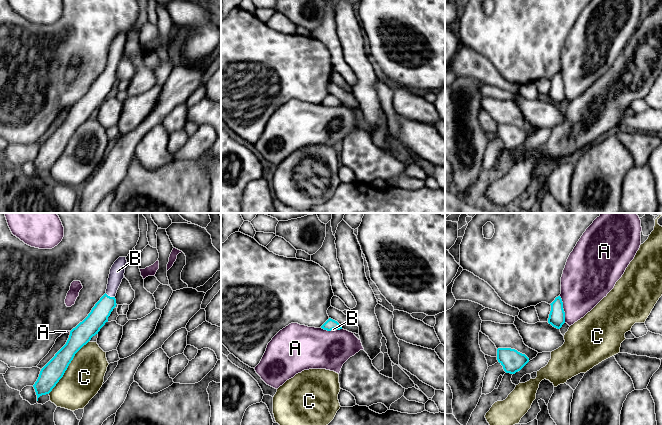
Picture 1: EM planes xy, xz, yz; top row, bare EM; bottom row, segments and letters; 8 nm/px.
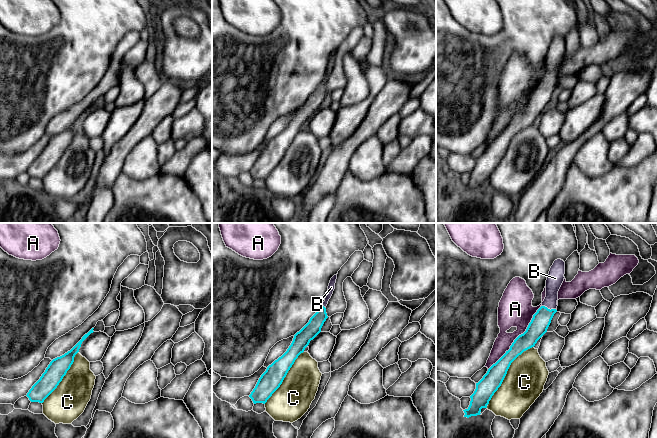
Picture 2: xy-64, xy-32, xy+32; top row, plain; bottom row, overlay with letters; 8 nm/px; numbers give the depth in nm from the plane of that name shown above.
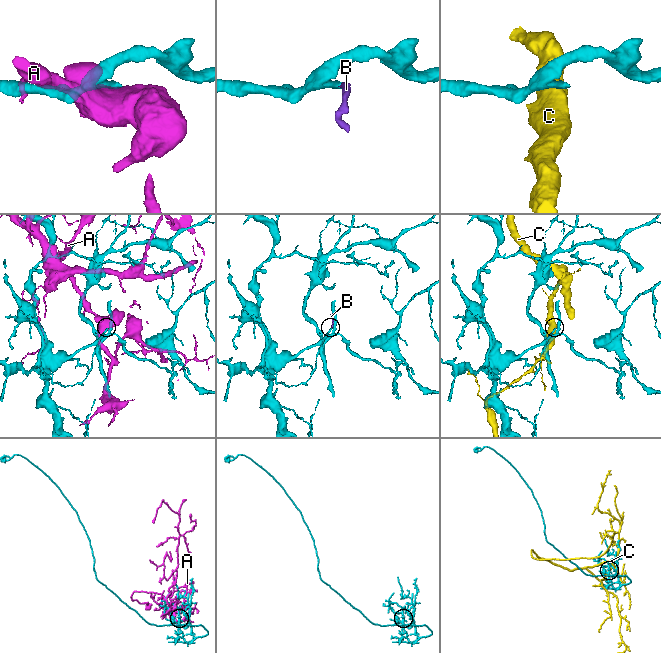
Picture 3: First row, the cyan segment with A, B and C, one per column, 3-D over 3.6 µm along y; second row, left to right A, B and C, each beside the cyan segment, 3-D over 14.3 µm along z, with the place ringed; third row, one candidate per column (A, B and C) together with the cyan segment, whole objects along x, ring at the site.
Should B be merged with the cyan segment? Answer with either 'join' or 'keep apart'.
join

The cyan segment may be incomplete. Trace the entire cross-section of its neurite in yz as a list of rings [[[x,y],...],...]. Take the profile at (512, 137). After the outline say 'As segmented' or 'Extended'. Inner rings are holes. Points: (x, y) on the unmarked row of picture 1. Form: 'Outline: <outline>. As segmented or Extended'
Outline: [[[498,124],[497,136],[503,142],[504,147],[510,150],[520,147],[529,138],[525,130],[511,124]]]. As segmented

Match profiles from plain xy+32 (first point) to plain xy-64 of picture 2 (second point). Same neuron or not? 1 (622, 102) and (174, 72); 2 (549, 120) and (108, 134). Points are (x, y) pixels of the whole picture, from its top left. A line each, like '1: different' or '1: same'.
1: different
2: different

